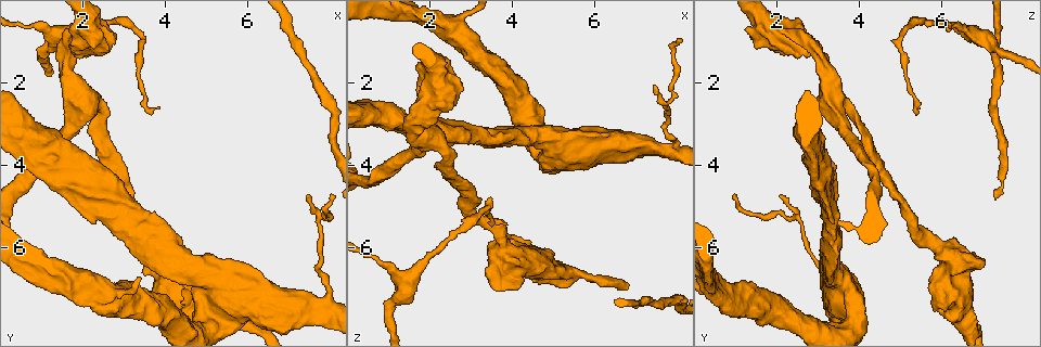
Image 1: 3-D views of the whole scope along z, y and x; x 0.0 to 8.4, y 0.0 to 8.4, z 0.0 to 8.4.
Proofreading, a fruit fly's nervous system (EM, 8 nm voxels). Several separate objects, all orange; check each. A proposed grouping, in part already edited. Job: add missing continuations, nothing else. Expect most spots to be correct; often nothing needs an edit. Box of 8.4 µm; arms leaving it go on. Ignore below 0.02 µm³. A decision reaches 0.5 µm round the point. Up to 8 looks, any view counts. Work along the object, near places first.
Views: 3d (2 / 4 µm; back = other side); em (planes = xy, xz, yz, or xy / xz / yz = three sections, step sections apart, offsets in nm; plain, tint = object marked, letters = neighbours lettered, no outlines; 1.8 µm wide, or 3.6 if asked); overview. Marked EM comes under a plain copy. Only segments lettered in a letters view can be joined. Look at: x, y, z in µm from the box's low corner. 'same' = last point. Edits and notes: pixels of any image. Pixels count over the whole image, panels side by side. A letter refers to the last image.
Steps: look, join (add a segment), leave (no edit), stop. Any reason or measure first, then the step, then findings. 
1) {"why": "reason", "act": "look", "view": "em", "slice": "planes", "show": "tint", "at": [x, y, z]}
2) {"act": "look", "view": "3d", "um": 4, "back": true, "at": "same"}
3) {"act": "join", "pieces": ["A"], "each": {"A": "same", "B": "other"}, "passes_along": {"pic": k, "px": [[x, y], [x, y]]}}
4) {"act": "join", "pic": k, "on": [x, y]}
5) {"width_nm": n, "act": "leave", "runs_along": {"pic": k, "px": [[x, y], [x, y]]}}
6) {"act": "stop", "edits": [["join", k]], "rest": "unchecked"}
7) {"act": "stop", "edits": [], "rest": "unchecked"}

{"act": "look", "view": "em", "slice": "xy", "step": 4, "show": "letters", "at": [3.90, 2.60, 5.50]}

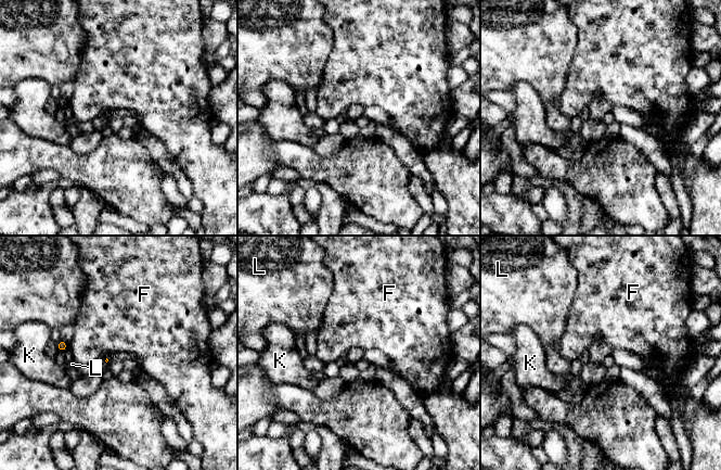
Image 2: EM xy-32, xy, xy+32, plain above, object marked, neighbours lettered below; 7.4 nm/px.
{"act": "look", "view": "em", "slice": "planes", "show": "letters", "at": "same"}

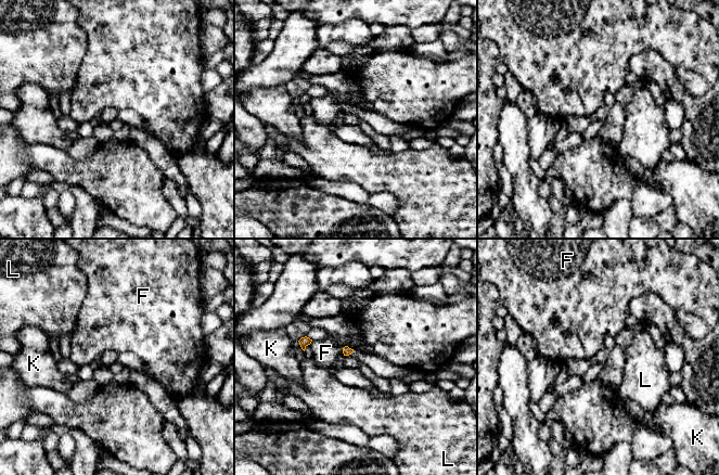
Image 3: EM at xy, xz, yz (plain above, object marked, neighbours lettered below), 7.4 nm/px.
{"width_nm": 60, "act": "leave", "each": {"F": "other", "K": "other", "L": "other"}, "border": {"pic": 3, "px": [[346, 345], [343, 348], [343, 355]]}, "found": "no lettered segment goes on from it"}

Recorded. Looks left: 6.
{"why": "abrupt turn", "act": "look", "view": "em", "slice": "yz", "step": 4, "show": "tint", "at": [3.45, 0.95, 5.00]}

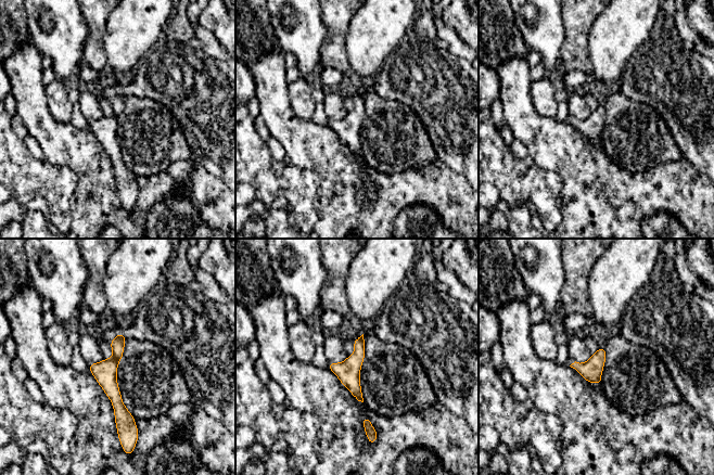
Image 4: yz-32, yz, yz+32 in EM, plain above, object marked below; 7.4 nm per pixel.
{"why": "cut it another way", "act": "look", "view": "em", "slice": "planes", "show": "letters", "at": "same"}

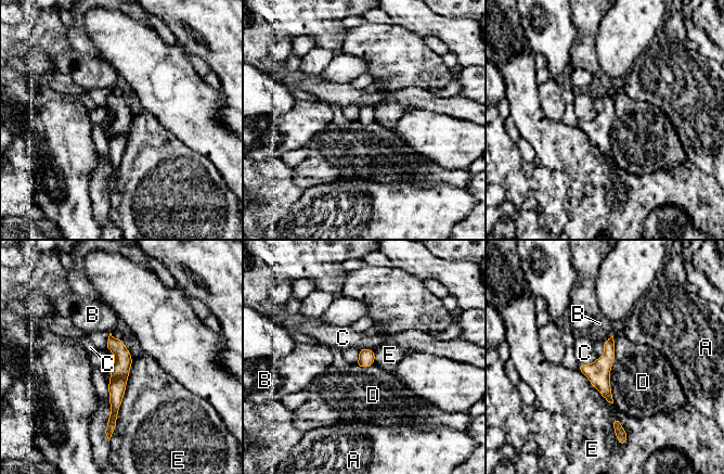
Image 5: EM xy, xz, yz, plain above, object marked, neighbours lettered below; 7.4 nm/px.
{"act": "leave", "each": {"A": "other", "B": "other", "C": "other", "D": "other", "E": "other"}, "found": "no lettered segment goes on from it"}

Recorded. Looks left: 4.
{"why": "sudden change in width", "act": "look", "view": "em", "slice": "xy", "step": 8, "show": "letters", "at": [2.05, 1.00, 2.70]}

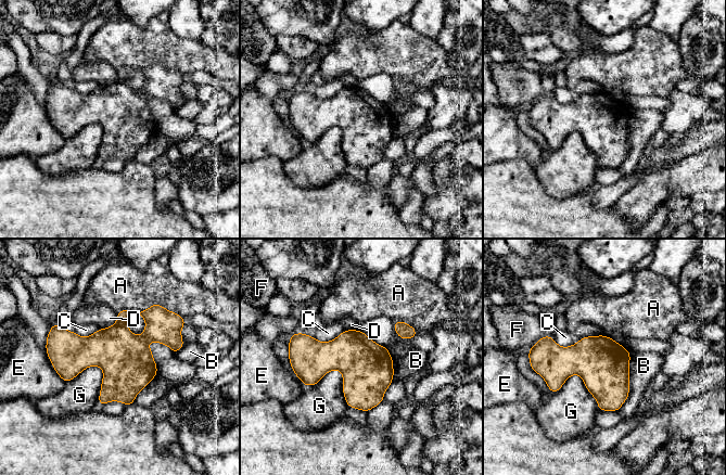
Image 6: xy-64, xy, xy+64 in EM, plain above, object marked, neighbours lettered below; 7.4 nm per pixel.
{"width_nm": 380, "act": "leave", "each": {"A": "other", "B": "other", "C": "other", "D": "other", "E": "other", "F": "other", "G": "other"}, "border": {"pic": 6, "px": [[65, 383], [98, 366], [99, 405]]}, "found": "none of them fits"}

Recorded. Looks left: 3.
{"act": "stop", "edits": [], "rest": "unchecked"}

